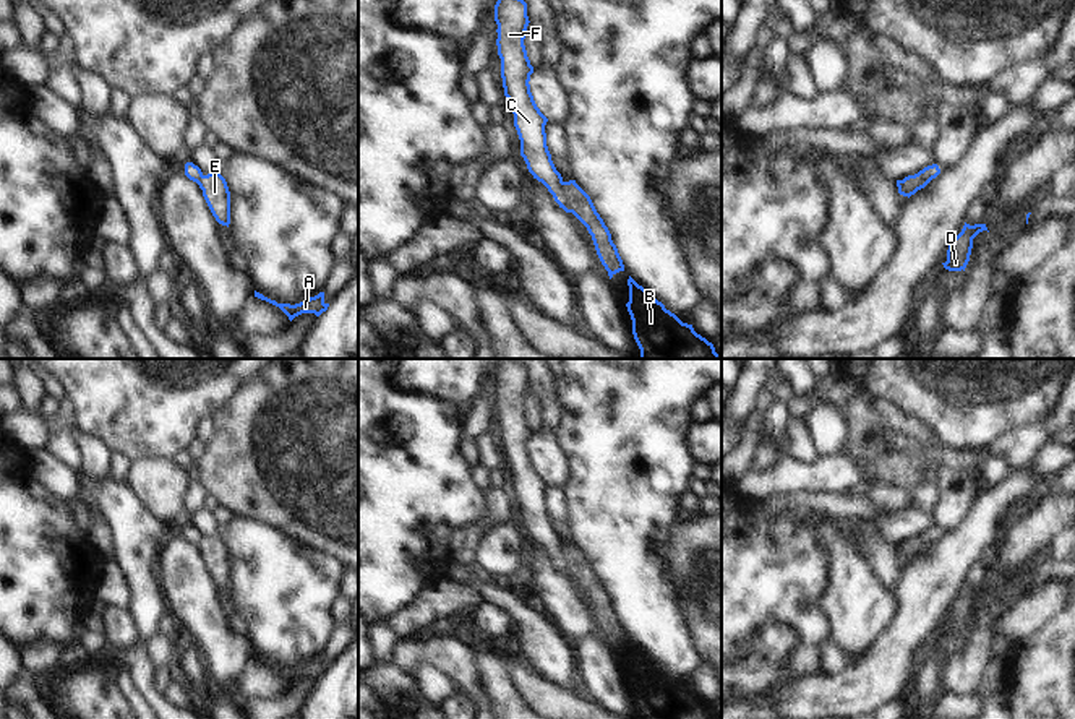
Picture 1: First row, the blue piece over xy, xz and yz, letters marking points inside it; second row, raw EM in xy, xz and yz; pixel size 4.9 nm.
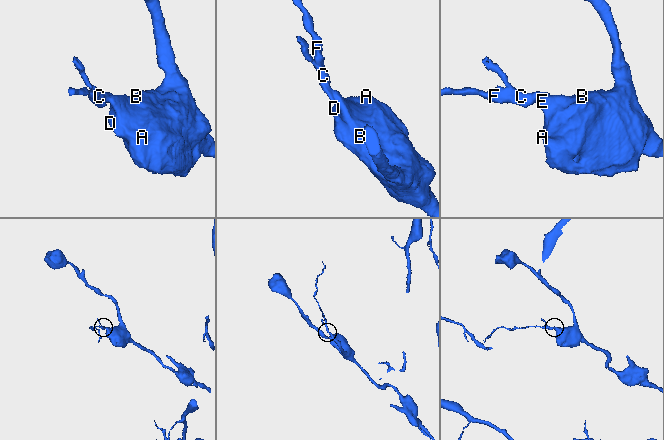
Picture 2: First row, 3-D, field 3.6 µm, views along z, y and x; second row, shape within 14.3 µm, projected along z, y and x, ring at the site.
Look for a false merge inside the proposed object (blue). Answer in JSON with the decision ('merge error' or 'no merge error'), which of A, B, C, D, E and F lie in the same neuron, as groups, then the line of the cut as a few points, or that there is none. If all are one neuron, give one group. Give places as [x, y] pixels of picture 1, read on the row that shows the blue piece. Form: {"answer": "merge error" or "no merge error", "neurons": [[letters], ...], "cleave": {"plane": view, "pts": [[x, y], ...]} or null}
{"answer": "merge error", "neurons": [["A", "B", "D", "E"], ["C", "F"]], "cleave": {"plane": "xz", "pts": [[561, 182], [573, 211]]}}

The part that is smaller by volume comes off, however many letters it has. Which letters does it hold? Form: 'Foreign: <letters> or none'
Foreign: C, F

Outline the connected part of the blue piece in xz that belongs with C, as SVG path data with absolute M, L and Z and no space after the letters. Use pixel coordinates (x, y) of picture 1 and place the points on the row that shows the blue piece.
M498 0L495 5L498 24L498 55L501 58L501 78L504 96L509 99L514 127L520 140L520 156L529 172L542 182L555 201L566 213L572 213L563 188L563 177L556 170L546 146L545 125L548 118L537 107L530 93L533 67L524 45L529 26L527 3L524 0Z

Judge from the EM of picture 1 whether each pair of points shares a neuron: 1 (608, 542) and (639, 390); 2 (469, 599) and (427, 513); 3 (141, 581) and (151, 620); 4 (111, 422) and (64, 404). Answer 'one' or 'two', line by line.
1: one
2: two
3: one
4: two

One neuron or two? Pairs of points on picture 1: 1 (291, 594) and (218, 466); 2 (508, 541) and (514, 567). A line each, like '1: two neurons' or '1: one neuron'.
1: two neurons
2: one neuron

